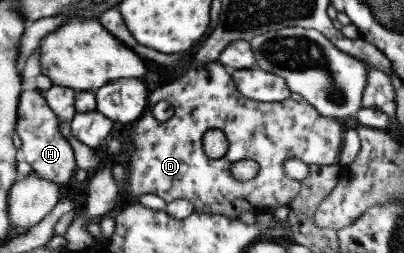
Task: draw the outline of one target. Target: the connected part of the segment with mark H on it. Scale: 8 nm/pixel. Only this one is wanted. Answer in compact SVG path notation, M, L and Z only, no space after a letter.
M37 88L22 92L20 117L16 127L16 133L21 139L19 158L31 165L32 171L37 172L43 179L54 181L62 187L74 179L77 161L75 161L71 143L60 129L60 122L56 111L53 111L48 99L44 96L44 92Z

